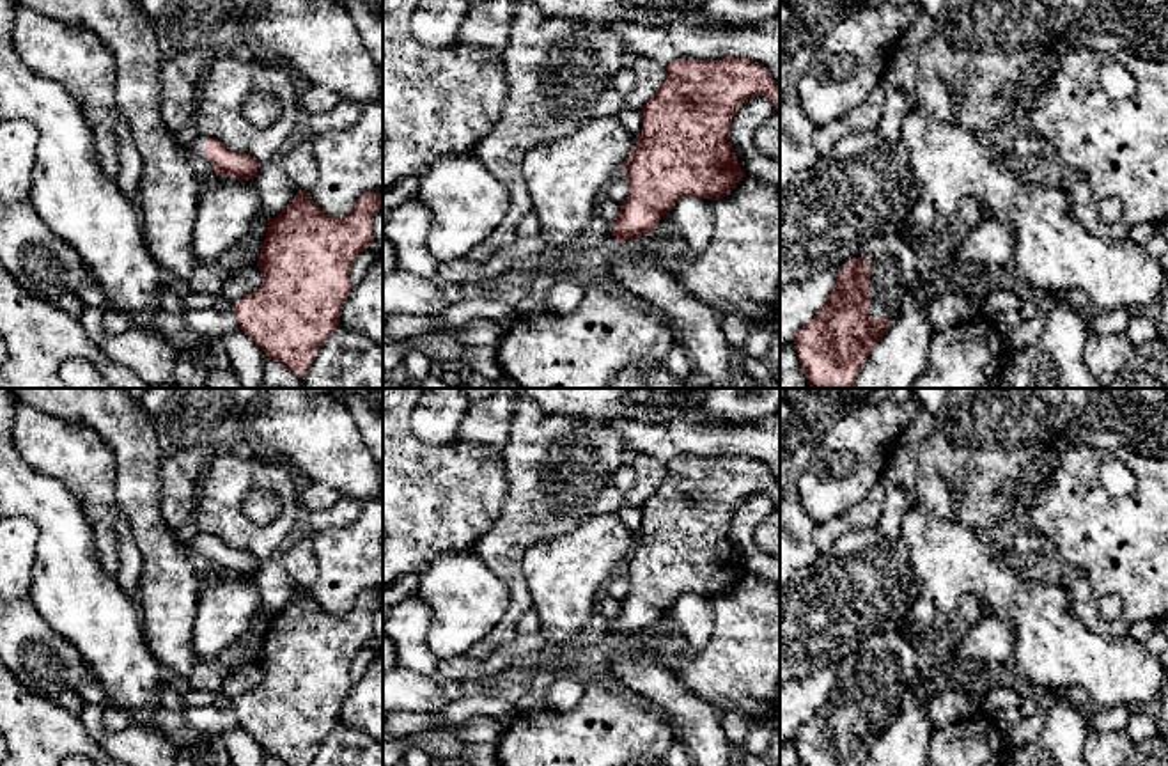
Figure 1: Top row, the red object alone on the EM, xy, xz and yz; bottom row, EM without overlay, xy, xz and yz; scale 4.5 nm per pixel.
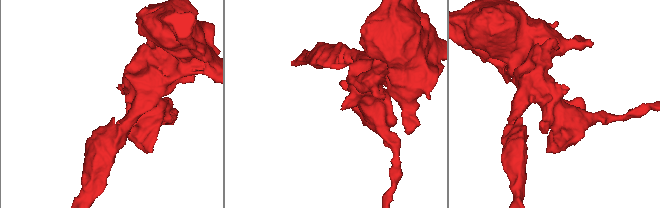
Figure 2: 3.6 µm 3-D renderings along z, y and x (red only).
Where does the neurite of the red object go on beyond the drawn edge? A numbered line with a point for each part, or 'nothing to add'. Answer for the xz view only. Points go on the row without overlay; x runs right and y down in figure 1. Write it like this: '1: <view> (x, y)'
1: xz (603, 630)

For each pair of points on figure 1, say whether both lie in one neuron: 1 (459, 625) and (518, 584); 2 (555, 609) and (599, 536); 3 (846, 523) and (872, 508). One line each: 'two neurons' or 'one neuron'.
1: two neurons
2: one neuron
3: one neuron

